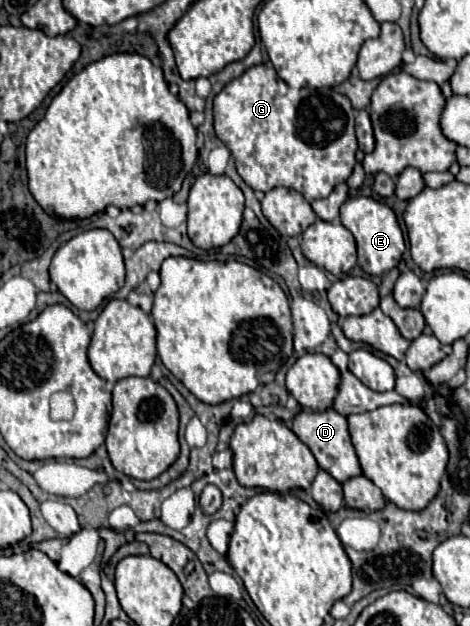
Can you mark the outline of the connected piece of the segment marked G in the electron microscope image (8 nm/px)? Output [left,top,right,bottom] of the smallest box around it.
[213,64,357,202]

